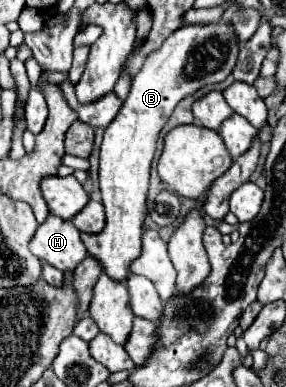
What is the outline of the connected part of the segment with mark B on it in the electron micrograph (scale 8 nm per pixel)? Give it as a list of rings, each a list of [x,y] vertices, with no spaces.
[[[191,24],[183,26],[163,42],[157,52],[151,52],[143,70],[133,78],[131,92],[123,102],[115,120],[105,128],[101,144],[99,186],[103,190],[103,206],[107,214],[105,230],[99,234],[81,234],[89,256],[99,260],[103,272],[115,282],[129,276],[131,262],[141,254],[143,222],[147,216],[149,170],[157,150],[157,138],[167,124],[179,100],[195,94],[207,84],[223,82],[237,60],[239,44],[233,26],[227,24]]]

